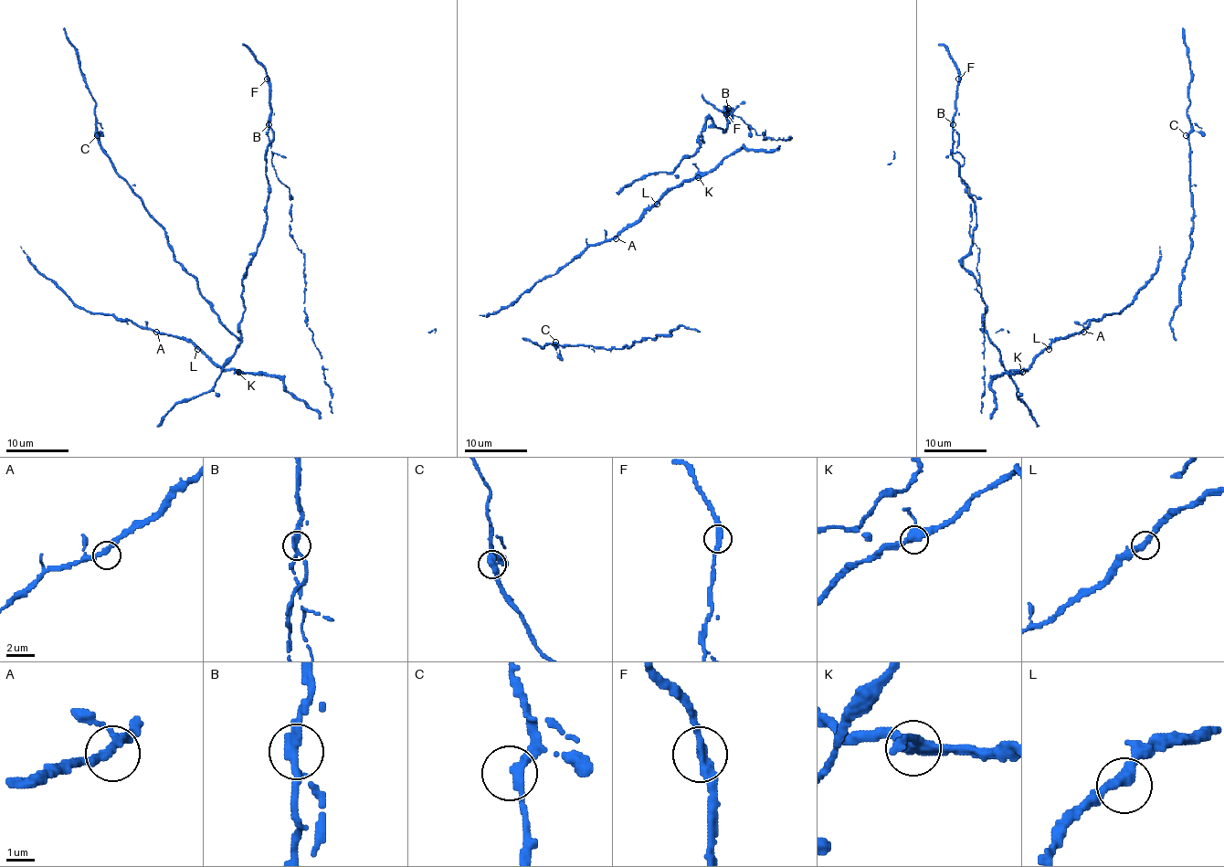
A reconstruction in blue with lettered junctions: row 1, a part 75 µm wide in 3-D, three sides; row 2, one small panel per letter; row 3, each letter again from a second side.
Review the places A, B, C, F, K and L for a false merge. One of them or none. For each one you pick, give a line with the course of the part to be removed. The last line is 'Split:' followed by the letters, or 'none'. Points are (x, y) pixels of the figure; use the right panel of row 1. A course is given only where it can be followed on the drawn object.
B: Course of the part to remove: (953, 124), (953, 159), (975, 204), (973, 243), (964, 267), (981, 287), (984, 332), (1036, 426)
Split: B

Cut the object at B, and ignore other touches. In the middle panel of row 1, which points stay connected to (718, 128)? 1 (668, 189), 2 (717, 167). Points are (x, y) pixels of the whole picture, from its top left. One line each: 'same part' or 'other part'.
1: other part
2: other part

